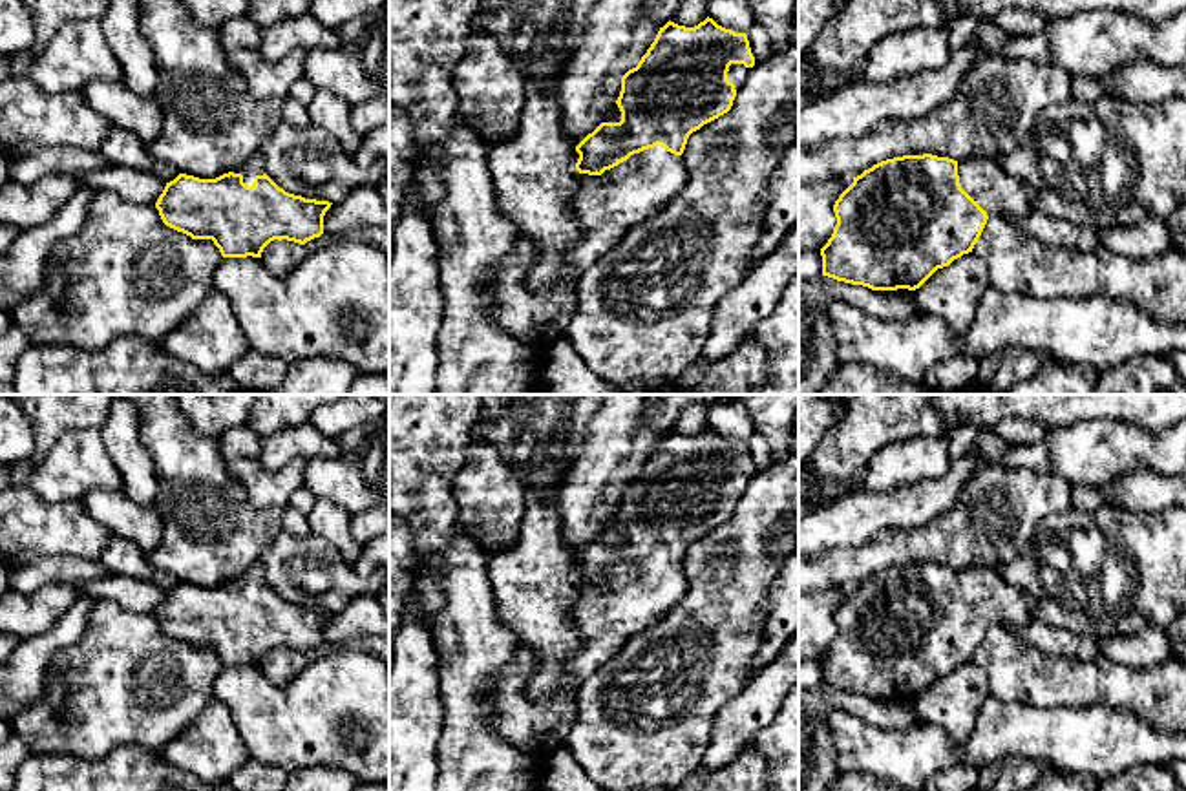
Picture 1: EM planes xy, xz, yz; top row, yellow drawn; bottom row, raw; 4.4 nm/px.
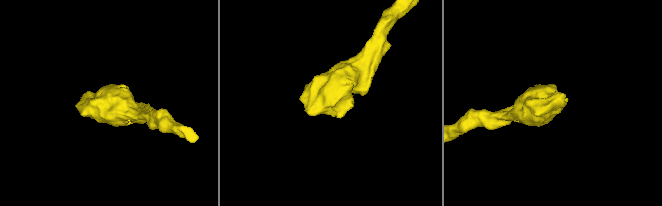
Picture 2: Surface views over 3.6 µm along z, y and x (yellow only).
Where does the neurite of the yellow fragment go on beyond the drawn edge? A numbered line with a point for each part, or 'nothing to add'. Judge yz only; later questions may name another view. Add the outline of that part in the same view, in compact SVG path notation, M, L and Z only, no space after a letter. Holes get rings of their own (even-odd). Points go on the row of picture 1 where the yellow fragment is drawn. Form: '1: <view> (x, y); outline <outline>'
1: yz (998, 192); outline M992 157L958 161L961 188L992 216L1025 217L1034 210L1034 190L1007 174Z

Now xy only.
1: xy (254, 165); outline M256 152L252 157L249 157L241 166L234 168L232 172L241 174L243 183L247 186L252 186L256 175L267 174L265 159L259 152Z

